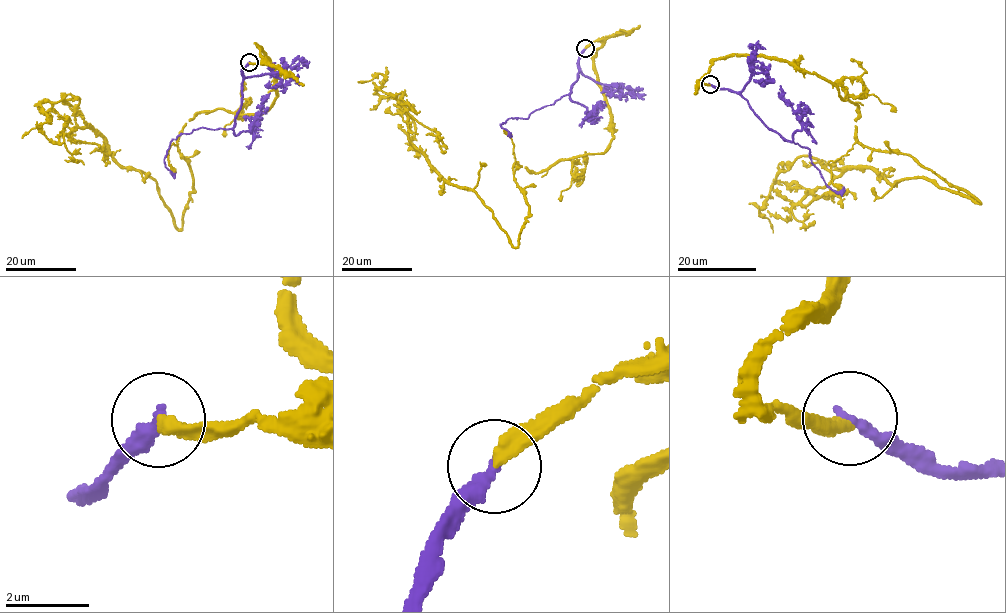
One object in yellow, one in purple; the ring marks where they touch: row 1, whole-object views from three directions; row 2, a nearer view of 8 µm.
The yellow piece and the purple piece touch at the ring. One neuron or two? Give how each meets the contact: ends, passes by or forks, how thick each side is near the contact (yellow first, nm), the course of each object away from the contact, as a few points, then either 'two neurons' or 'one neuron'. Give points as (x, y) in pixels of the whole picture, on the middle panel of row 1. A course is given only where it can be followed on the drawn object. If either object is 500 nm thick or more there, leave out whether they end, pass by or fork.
yellow ends; purple ends; calibres 360 and 320 nm; course yellow (585, 48), (602, 44), (613, 139), (514, 164), (515, 247), (414, 147), (382, 74), (358, 82); course purple (585, 48), (571, 92), (527, 118), (509, 118), (500, 124), (510, 138); two neurons

